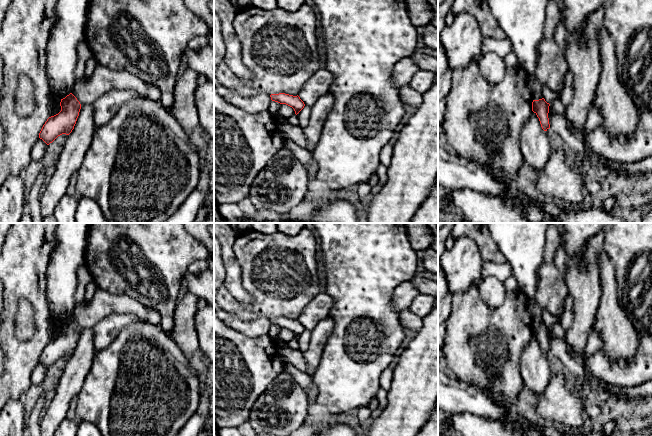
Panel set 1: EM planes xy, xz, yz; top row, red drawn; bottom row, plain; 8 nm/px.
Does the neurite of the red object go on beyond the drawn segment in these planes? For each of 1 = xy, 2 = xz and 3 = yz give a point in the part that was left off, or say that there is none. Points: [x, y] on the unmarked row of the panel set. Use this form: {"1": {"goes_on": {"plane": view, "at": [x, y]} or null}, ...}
{"1": {"goes_on": null}, "2": {"goes_on": null}, "3": {"goes_on": null}}

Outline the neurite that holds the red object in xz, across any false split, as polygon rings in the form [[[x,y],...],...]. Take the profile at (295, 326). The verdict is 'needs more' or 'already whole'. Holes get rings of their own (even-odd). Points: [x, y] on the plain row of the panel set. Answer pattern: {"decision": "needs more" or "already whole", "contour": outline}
{"decision": "already whole", "contour": [[[279,317],[279,318],[271,318],[270,319],[271,324],[278,326],[280,328],[286,328],[290,331],[292,331],[295,335],[295,338],[297,339],[305,330],[304,326],[300,323],[300,321],[285,318],[285,317]]]}

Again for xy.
{"decision": "already whole", "contour": [[[72,317],[61,323],[60,330],[61,335],[49,341],[39,357],[39,362],[47,369],[58,360],[72,356],[81,333],[80,326]]]}

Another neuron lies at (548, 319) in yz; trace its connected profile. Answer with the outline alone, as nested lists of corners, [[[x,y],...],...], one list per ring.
[[[542,309],[542,317],[543,317],[543,322],[547,327],[551,327],[555,322],[558,321],[557,318],[552,316],[546,309]]]

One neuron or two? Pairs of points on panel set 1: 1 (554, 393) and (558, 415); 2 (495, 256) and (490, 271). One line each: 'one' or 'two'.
1: one
2: two

